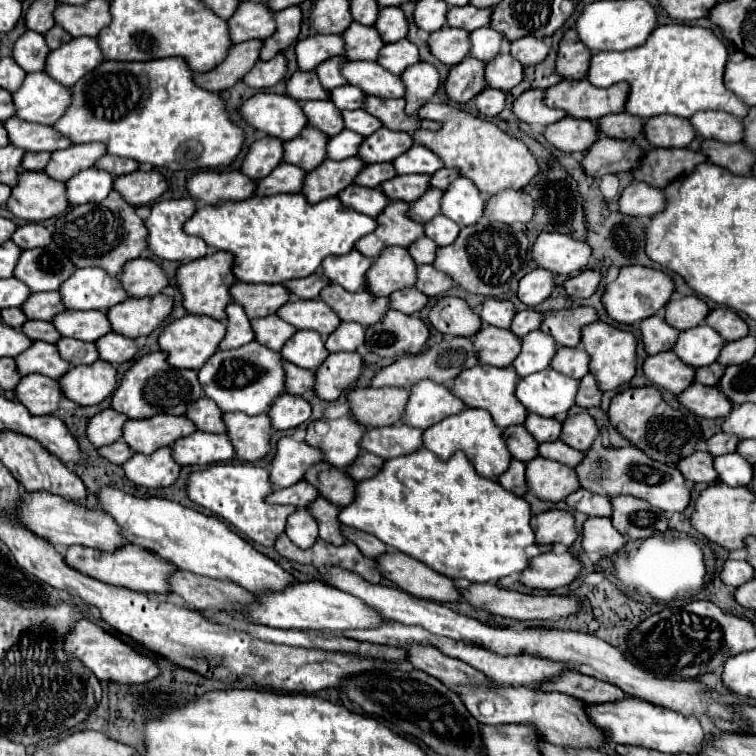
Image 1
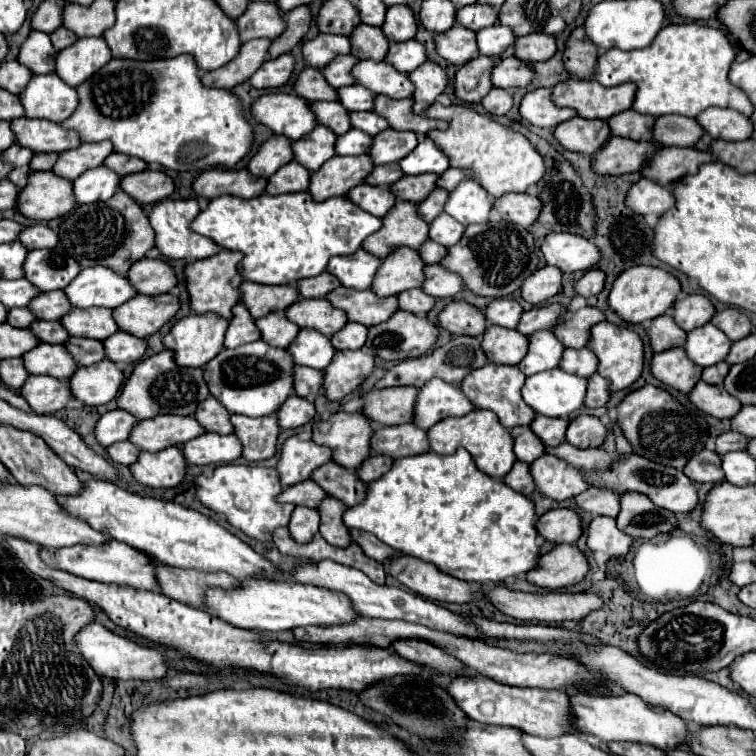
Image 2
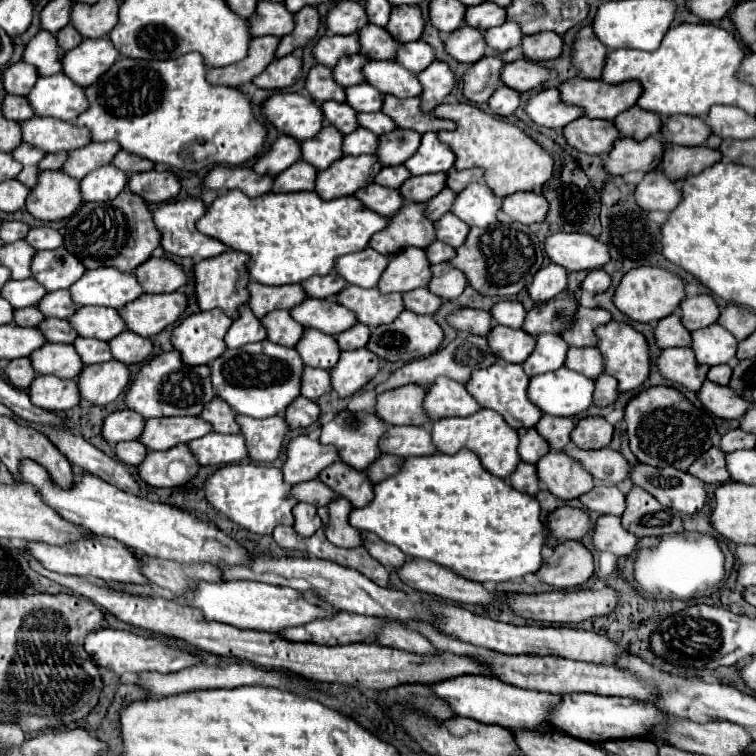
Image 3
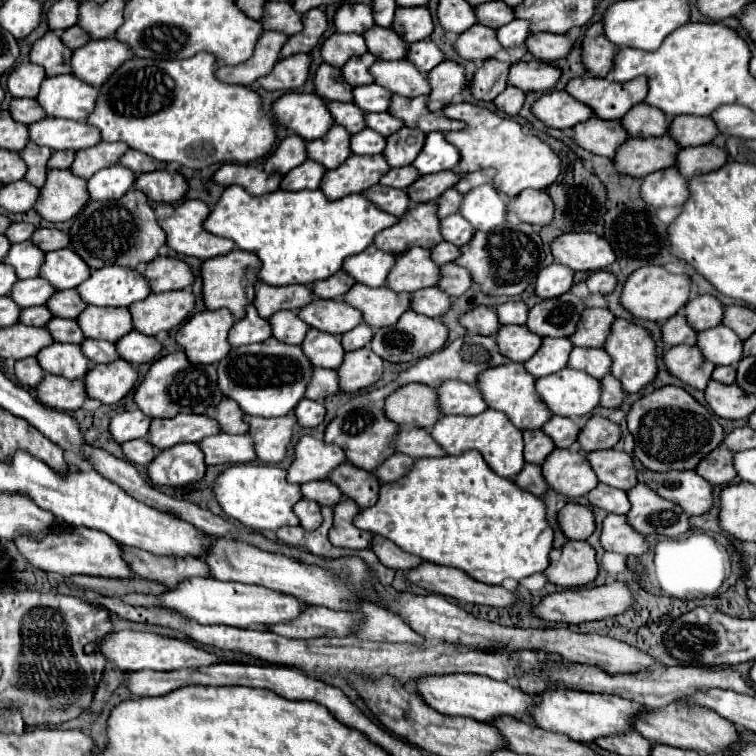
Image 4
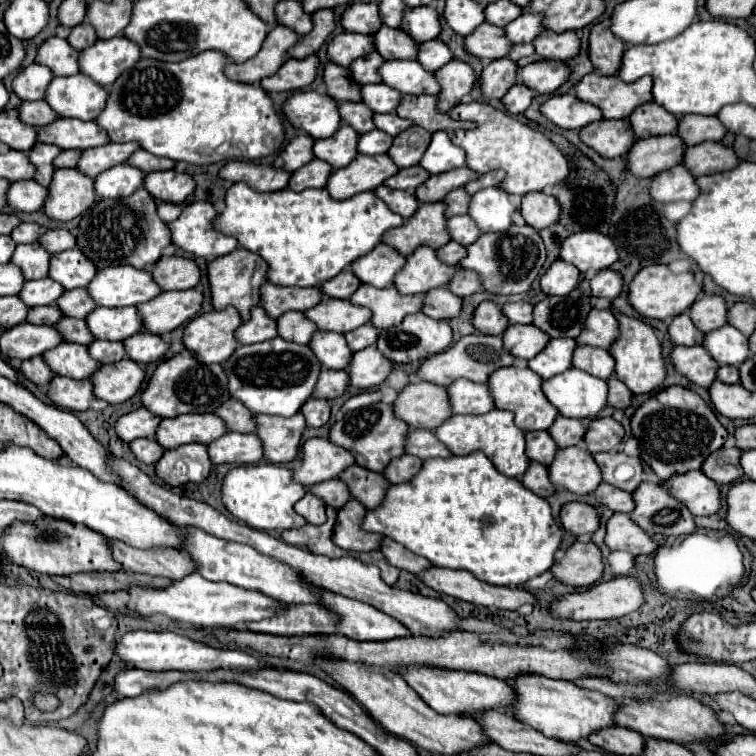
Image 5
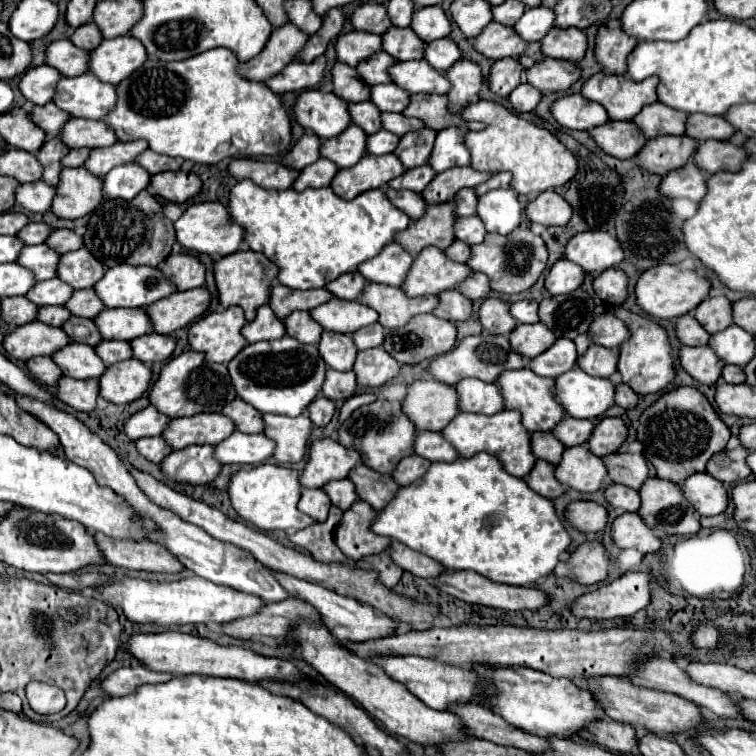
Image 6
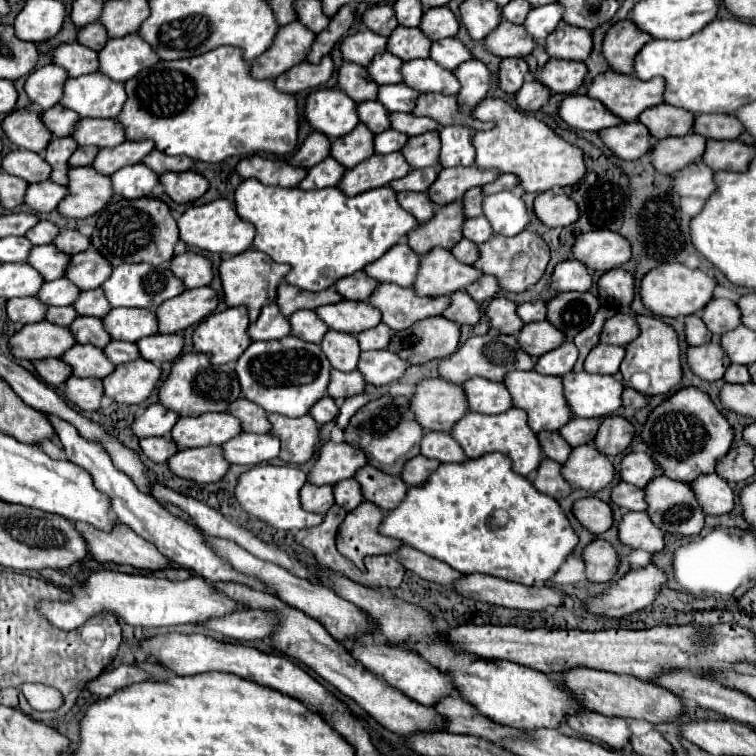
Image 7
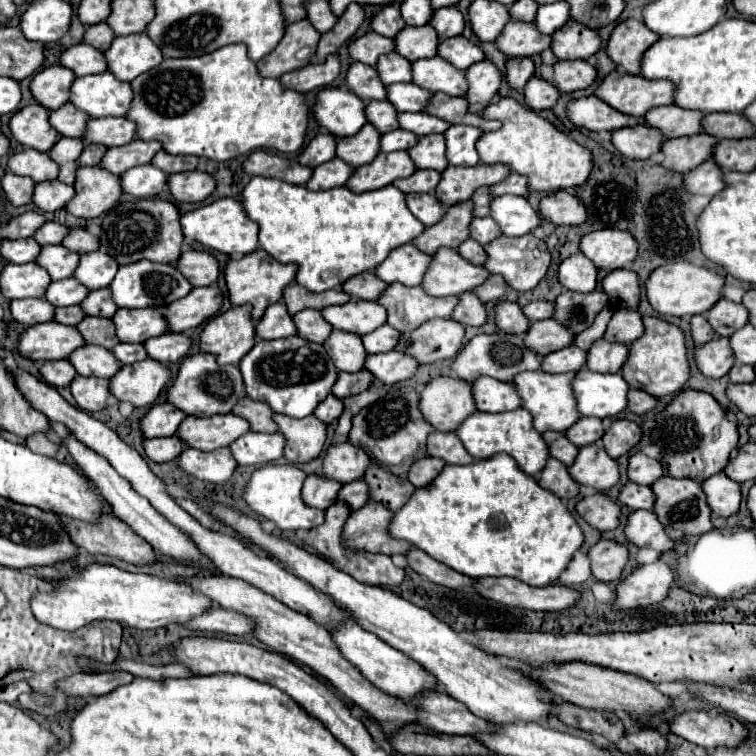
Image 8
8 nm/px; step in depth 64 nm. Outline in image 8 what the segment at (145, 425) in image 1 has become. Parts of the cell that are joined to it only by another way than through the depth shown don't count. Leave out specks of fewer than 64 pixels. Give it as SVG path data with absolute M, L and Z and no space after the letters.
M214 414L208 418L186 416L180 422L176 436L186 446L208 452L208 450L216 450L220 446L232 444L232 440L236 440L248 430L250 430L248 422L232 414Z

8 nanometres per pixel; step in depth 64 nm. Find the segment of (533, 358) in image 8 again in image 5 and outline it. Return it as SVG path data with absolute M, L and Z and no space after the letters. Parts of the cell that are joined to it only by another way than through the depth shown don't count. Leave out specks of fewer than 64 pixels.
M470 334L470 336L464 336L460 338L458 342L454 342L452 346L448 346L444 352L440 354L434 354L430 358L426 358L418 372L416 372L416 378L418 380L426 380L426 382L432 382L432 384L438 384L438 386L448 386L452 384L452 380L458 380L458 378L466 378L470 382L486 382L488 376L496 370L496 368L502 368L502 366L512 366L514 364L514 358L504 350L502 346L502 336L486 336L486 334Z

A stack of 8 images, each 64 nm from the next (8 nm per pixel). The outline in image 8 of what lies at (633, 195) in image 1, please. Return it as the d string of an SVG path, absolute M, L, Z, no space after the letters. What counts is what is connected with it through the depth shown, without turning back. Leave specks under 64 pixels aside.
M706 160L700 166L696 166L684 174L684 188L690 194L716 196L716 192L724 190L722 170L716 164L712 164L710 160Z

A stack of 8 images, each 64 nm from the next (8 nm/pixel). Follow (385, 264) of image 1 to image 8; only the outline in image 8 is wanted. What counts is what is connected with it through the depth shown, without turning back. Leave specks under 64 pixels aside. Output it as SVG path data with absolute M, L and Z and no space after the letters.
M438 248L424 274L422 288L430 296L460 296L480 286L490 274L482 266L468 264L452 248Z

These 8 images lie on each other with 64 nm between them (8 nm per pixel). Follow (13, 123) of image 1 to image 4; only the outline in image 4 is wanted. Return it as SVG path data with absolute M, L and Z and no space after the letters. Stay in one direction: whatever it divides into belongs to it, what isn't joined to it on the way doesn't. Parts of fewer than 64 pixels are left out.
M42 118L28 124L28 138L50 150L82 150L100 142L96 128L64 118Z

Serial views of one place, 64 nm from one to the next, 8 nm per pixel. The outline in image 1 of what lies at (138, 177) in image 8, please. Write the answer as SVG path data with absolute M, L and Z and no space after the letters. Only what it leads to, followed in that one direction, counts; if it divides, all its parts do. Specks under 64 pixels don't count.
M88 168L66 182L66 198L70 206L80 206L88 202L98 204L100 200L104 200L104 196L108 196L112 184L114 184L112 174L98 168Z

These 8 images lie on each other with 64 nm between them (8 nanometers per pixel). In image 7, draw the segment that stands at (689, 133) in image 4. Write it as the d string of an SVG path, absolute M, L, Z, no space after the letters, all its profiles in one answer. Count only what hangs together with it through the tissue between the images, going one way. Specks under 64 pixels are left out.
M698 114L694 118L692 132L704 136L706 140L736 140L744 128L740 128L740 122L728 114Z

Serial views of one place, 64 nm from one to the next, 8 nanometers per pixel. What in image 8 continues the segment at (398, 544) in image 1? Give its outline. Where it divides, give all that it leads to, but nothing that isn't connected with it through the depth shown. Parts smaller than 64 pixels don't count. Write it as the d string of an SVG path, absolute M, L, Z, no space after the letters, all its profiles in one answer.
M494 454L492 458L466 466L446 464L442 472L426 488L416 488L410 500L396 512L388 526L390 536L402 538L430 554L434 560L448 564L470 578L510 576L530 586L554 584L572 554L582 546L584 536L568 508L550 492L544 492L536 480L524 474L512 456Z

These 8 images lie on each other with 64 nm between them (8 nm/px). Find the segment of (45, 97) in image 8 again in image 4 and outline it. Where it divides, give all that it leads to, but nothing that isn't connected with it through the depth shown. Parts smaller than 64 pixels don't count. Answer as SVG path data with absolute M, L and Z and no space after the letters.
M22 62L12 68L8 74L8 92L14 98L36 98L36 92L40 90L40 80L44 80L44 68L32 64L32 62Z

